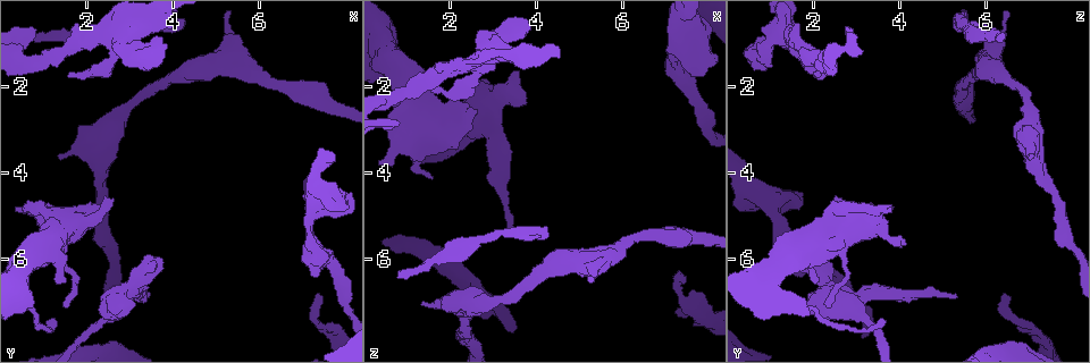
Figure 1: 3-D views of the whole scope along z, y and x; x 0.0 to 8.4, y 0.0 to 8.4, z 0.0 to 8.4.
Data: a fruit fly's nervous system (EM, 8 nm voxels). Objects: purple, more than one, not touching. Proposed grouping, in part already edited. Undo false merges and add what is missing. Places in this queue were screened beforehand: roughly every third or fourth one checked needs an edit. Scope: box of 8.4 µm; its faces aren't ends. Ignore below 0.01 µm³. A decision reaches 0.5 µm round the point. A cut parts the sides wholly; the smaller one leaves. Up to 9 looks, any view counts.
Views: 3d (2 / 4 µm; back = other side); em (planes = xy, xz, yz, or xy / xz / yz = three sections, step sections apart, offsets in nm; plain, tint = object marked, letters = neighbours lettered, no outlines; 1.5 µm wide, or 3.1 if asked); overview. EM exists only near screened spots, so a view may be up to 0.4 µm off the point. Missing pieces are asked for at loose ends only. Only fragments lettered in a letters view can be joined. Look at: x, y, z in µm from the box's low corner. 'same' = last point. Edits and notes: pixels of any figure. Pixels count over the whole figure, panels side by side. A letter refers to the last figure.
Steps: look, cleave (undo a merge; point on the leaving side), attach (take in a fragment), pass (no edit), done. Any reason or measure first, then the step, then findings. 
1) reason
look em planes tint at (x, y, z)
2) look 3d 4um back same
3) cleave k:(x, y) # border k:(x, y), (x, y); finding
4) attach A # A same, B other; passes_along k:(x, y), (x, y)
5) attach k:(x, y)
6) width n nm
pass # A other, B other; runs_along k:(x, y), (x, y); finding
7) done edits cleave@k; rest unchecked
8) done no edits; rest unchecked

free end
look em planes letters at (0.90, 0.75, 2.85)

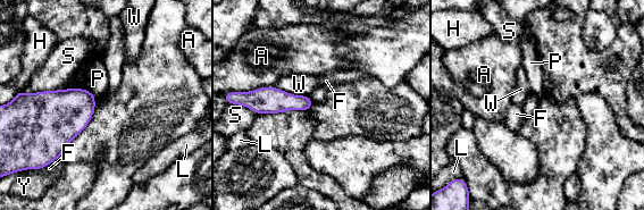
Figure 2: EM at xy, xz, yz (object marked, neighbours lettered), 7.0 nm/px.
pass # A other, F other, H other, L other, P other, S other, W other, Y other; no lettered fragment goes on from it

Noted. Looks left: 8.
branch stops here
look 3d 2um at (0.85, 1.00, 6.40)

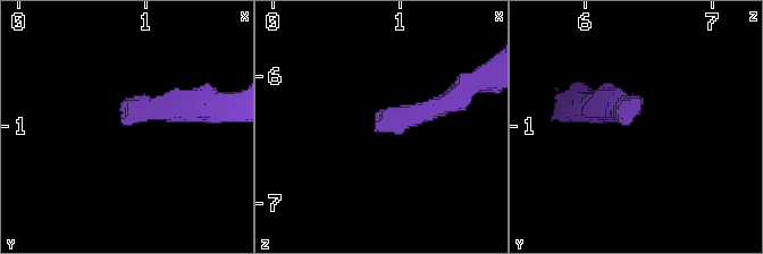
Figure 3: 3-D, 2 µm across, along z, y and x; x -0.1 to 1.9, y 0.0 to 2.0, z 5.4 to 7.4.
look em planes letters at (0.82, 0.96, 6.38)

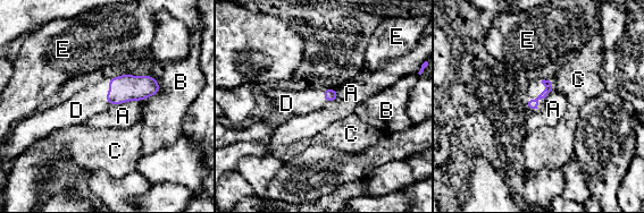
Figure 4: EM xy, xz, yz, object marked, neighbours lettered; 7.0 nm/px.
attach D # A other, B other, C other, D same, E other; the neuron continues

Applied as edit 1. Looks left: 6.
free end
look em planes letters at (1.35, 3.60, 7.05)

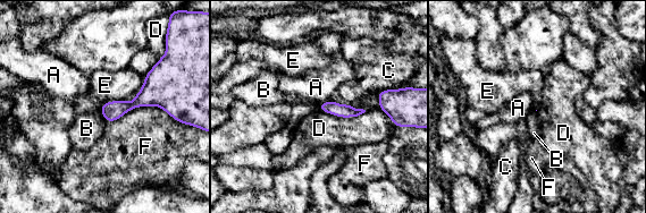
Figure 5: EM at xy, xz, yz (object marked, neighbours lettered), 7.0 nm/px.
longest_contact F 500 nm
pass # A other, B other, C other, D other, E other, F other; no lettered fragment goes on from it

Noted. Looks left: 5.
look 3d 4um at (7.40, 6.85, 6.50)

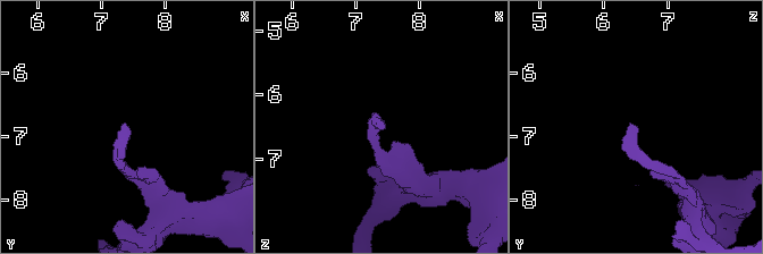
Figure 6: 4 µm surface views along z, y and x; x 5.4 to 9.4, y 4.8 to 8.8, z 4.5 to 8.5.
need the tissue
look em planes plain at (7.40, 6.90, 6.55)

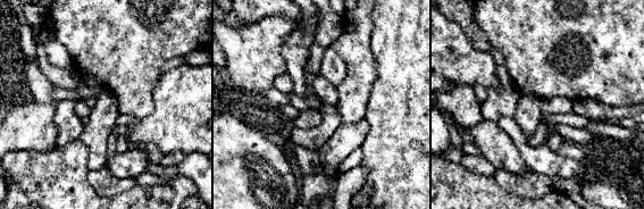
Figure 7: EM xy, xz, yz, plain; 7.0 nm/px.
what lies round it
look em planes letters same

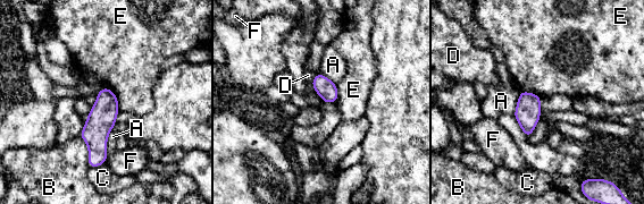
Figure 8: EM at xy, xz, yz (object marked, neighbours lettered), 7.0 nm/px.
pass # A other, B other, C other, D other, E other, F other; border 8:(105, 86), (116, 95), (120, 110); none of them fits

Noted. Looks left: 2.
done edits attach@4; rest unchecked

